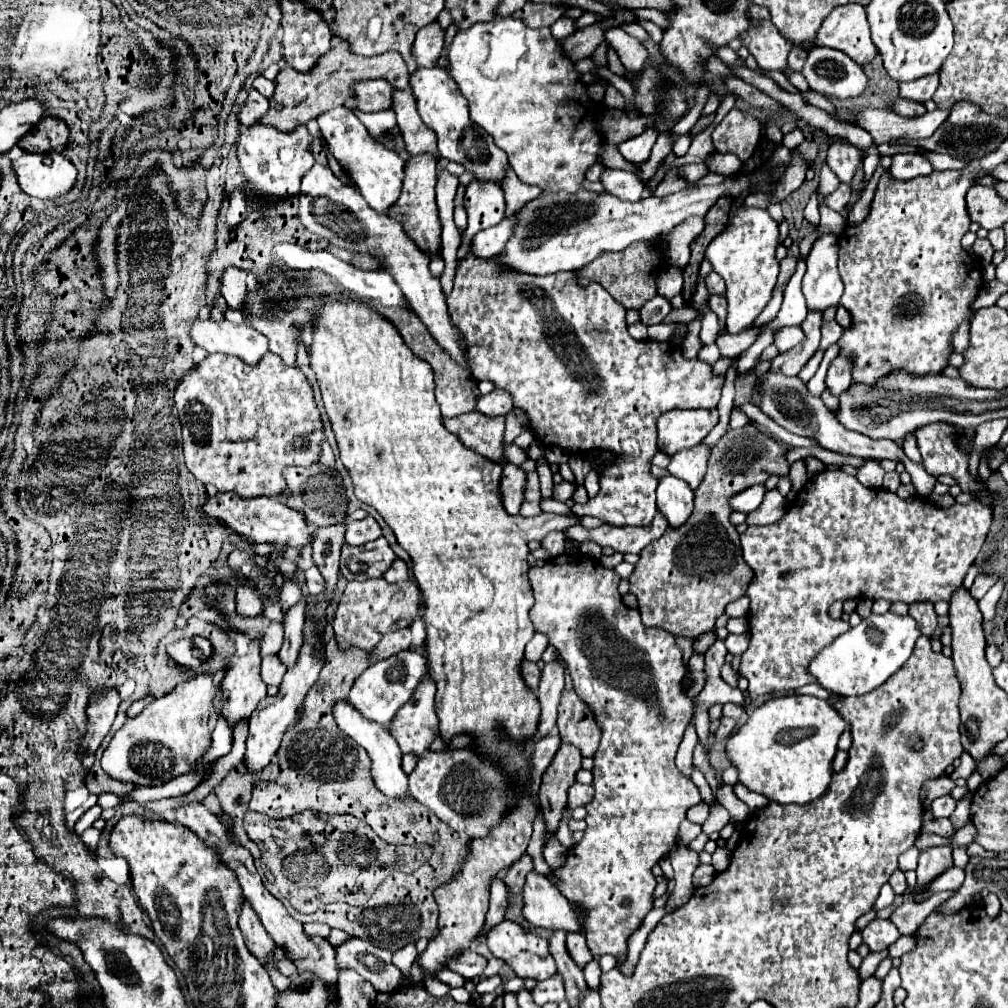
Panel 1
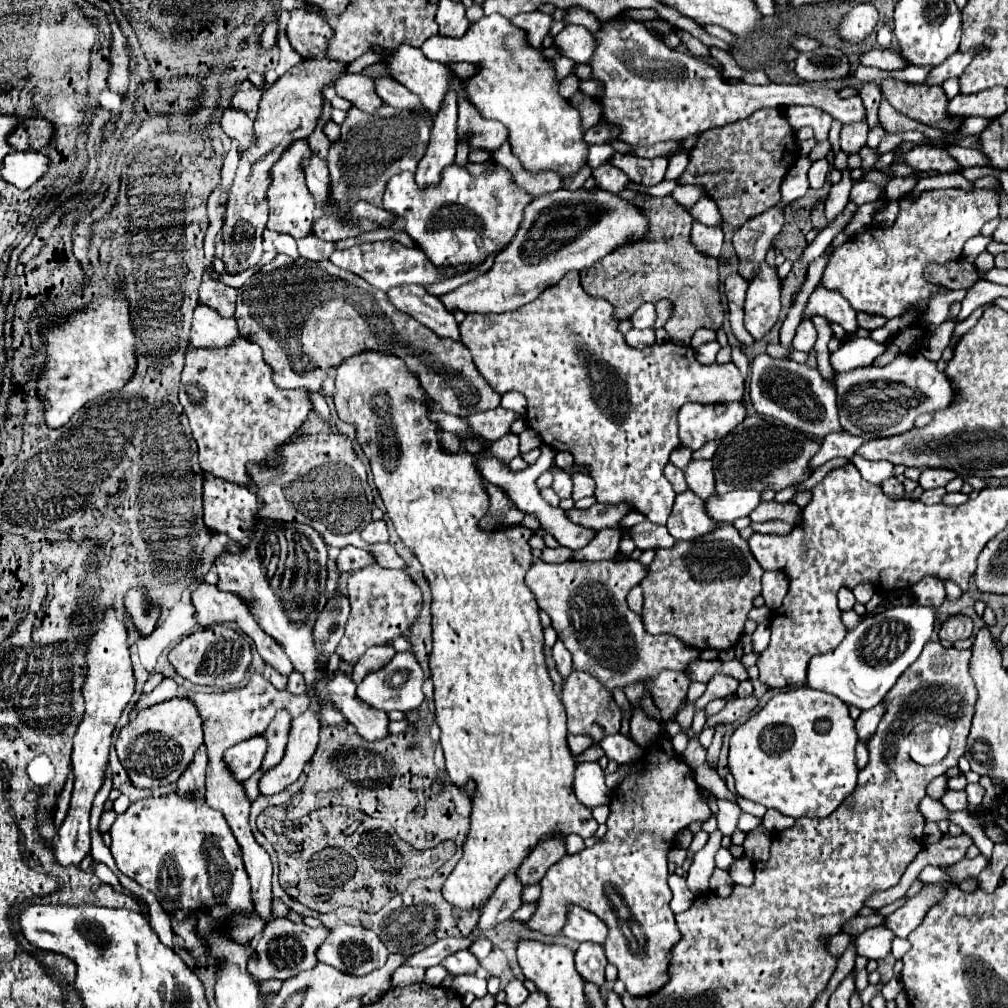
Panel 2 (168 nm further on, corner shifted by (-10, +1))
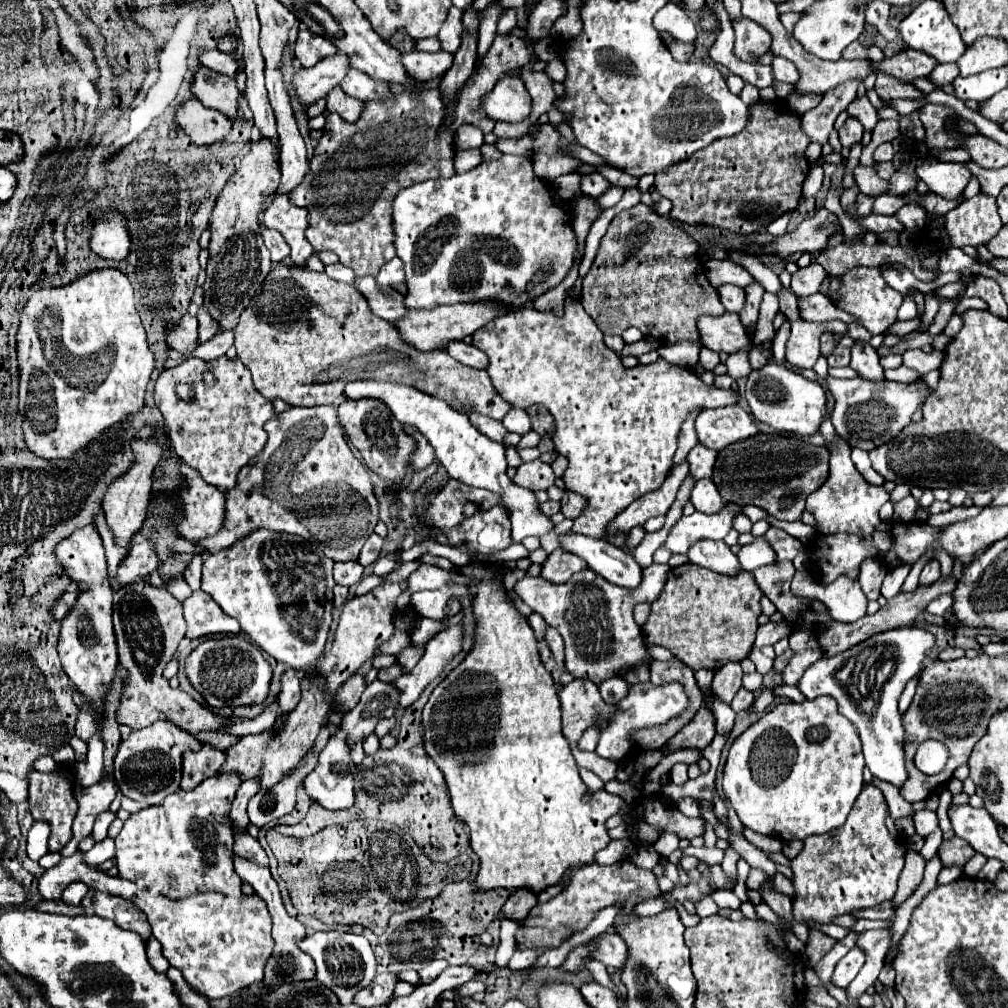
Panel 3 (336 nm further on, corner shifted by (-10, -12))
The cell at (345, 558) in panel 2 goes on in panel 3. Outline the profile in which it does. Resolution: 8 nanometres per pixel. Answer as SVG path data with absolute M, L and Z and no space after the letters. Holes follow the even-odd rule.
M345 561L345 563L335 563L335 583L339 585L355 585L363 577L363 567L357 561Z

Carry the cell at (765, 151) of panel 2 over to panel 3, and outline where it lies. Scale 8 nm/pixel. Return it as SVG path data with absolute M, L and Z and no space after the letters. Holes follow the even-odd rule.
M757 99L749 107L749 121L743 133L713 141L709 147L701 149L699 153L693 153L687 161L681 161L671 169L659 171L655 175L653 187L661 197L667 197L673 203L669 217L675 223L705 223L717 225L737 235L751 235L763 231L777 217L797 207L801 199L803 181L809 173L809 163L805 159L805 149L809 143L811 137L801 129L801 119L797 113L781 113L773 107L773 101Z

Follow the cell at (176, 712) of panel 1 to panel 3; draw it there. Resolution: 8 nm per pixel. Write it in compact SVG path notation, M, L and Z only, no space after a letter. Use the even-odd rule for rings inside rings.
M155 721L145 729L131 731L131 735L119 745L119 751L115 755L113 777L119 791L129 799L139 801L141 805L157 805L167 795L179 791L181 757L187 749L197 749L199 745L201 743L193 735L183 733L169 721Z

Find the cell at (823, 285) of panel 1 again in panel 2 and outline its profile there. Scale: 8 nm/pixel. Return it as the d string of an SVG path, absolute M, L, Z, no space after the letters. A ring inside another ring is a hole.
M821 282L815 286L815 290L809 296L807 308L803 312L803 320L811 320L813 316L823 316L829 322L841 324L847 334L853 334L857 330L855 310L847 302L847 298L841 292L827 290Z

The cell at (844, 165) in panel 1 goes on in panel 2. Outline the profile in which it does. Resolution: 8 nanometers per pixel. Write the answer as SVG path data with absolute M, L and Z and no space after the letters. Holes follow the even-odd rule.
M867 122L863 124L847 124L841 128L841 150L845 154L859 154L859 150L867 142Z

